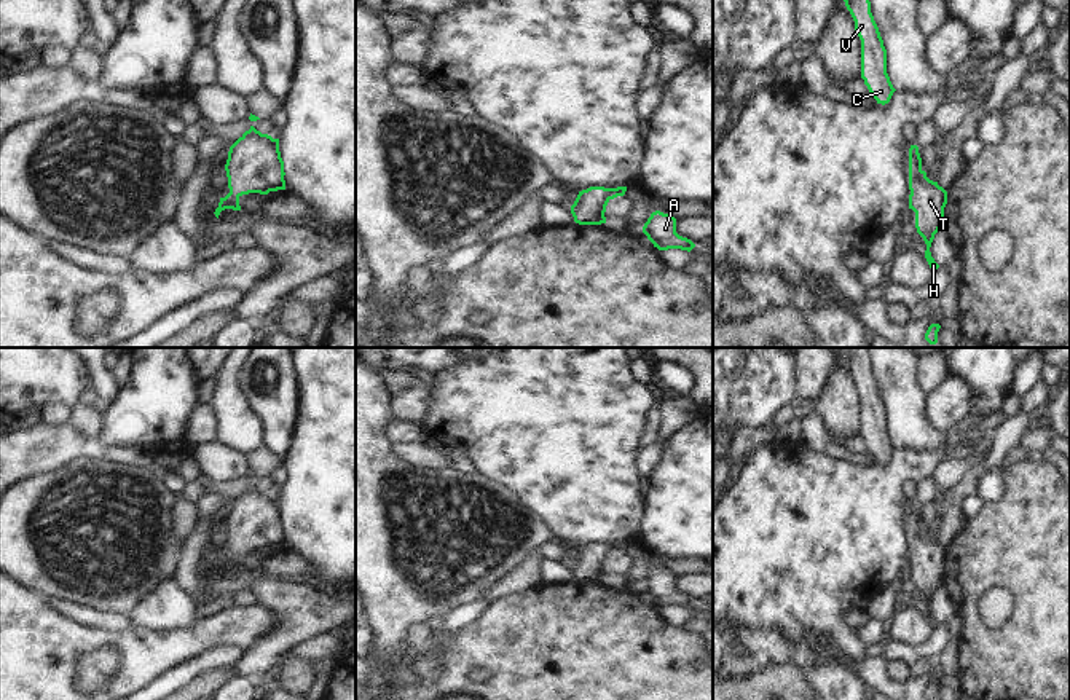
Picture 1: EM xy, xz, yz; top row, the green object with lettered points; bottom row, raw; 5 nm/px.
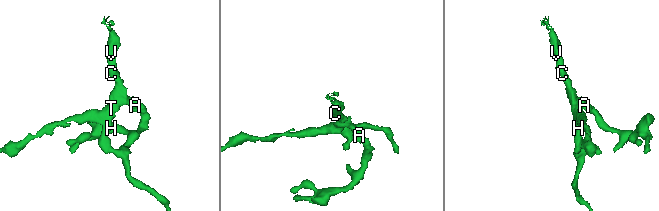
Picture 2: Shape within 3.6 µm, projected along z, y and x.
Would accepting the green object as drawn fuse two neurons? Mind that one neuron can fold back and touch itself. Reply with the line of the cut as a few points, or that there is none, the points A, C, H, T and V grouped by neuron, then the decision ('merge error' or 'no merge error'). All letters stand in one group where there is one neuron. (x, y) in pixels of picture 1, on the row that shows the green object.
no cut; A C H T V; no merge error

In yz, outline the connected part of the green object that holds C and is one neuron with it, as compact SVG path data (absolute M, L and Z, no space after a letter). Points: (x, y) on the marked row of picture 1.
M844 0L861 40L861 78L877 104L888 104L896 91L887 73L887 49L871 13L869 0Z

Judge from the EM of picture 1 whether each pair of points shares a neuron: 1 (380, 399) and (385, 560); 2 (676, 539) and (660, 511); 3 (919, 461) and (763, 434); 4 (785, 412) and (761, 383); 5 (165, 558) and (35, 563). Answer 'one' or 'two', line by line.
1: one
2: one
3: two
4: two
5: one

